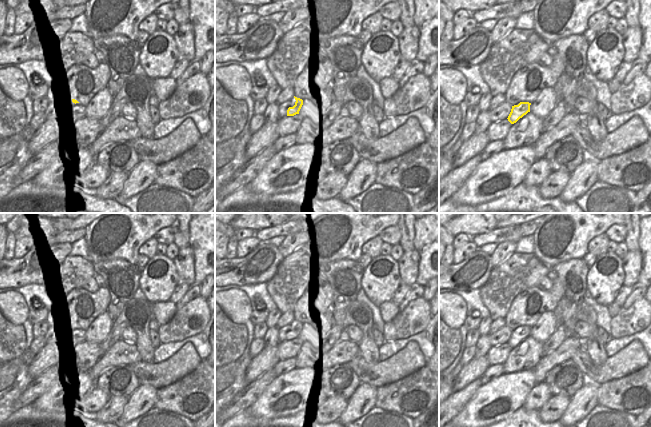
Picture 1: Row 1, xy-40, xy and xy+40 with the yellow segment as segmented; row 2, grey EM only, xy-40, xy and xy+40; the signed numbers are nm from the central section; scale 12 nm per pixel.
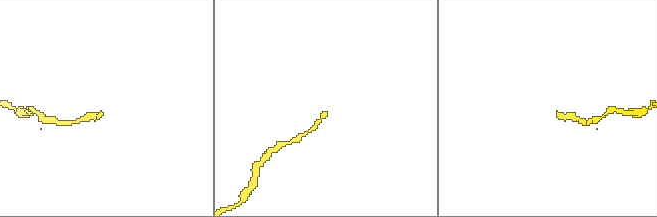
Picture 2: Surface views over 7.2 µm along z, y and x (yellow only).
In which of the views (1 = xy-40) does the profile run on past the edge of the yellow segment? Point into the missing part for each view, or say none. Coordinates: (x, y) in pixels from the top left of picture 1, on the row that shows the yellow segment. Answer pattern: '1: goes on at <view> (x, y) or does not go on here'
1: does not go on here

